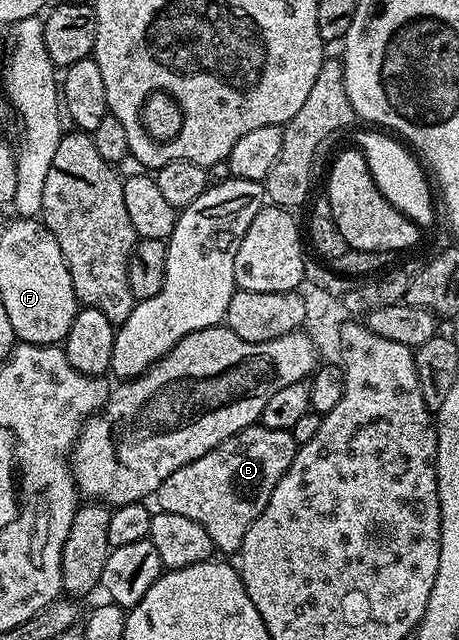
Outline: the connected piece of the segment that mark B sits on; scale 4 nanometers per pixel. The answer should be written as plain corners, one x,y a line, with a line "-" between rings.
262,425
247,427
231,435
221,445
217,445
209,453
197,457
197,461
187,463
181,469
169,473
165,481
155,491
154,502
157,501
158,510
165,513
177,513
189,517
189,521
197,521
205,533
209,533
212,544
219,547
225,554
234,556
243,547
245,533
249,533
249,525
257,521
257,517
265,509
277,481
289,469
297,450
297,444
290,431
269,429

